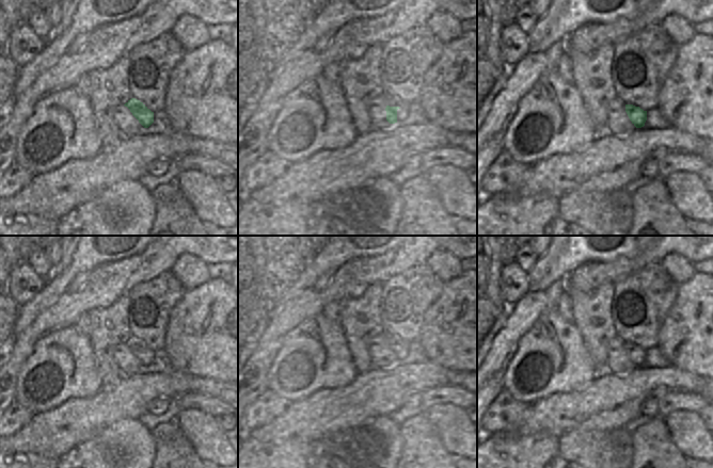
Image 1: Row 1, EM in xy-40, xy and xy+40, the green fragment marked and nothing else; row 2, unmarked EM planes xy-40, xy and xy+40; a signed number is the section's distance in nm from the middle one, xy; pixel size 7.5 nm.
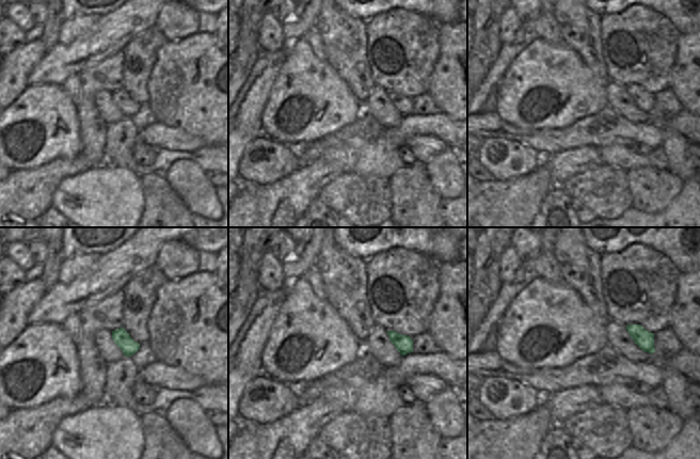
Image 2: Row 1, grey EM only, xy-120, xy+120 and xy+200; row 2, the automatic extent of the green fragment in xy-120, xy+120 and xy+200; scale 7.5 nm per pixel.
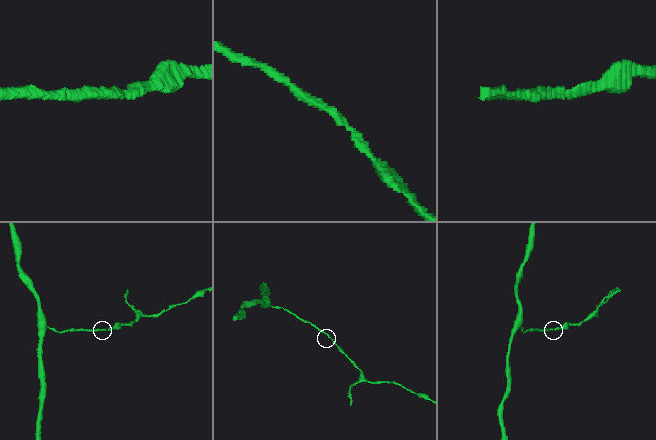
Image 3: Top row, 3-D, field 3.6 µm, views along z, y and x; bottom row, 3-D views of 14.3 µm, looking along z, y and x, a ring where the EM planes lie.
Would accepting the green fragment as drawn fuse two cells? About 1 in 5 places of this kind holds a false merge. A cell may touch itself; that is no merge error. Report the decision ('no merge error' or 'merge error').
no merge error

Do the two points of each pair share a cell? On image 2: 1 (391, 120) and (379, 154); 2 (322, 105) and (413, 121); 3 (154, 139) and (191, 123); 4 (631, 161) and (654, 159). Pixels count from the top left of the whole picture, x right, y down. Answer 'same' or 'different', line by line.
1: different
2: different
3: different
4: same

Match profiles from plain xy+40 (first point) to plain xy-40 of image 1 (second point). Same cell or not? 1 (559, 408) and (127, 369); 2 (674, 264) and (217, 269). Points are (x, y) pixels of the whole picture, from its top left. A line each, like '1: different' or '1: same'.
1: different
2: different

